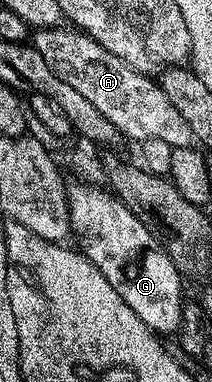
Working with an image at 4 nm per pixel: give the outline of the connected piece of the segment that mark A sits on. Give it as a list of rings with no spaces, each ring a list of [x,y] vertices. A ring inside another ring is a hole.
[[[67,25],[44,27],[33,35],[33,46],[41,57],[45,57],[45,65],[78,89],[80,93],[97,105],[97,110],[118,129],[124,140],[135,139],[139,143],[152,140],[164,140],[173,148],[192,146],[195,134],[189,129],[189,121],[177,113],[173,101],[165,97],[162,86],[152,76],[143,75],[133,70],[121,57],[113,57],[109,49],[97,45],[88,35]]]

